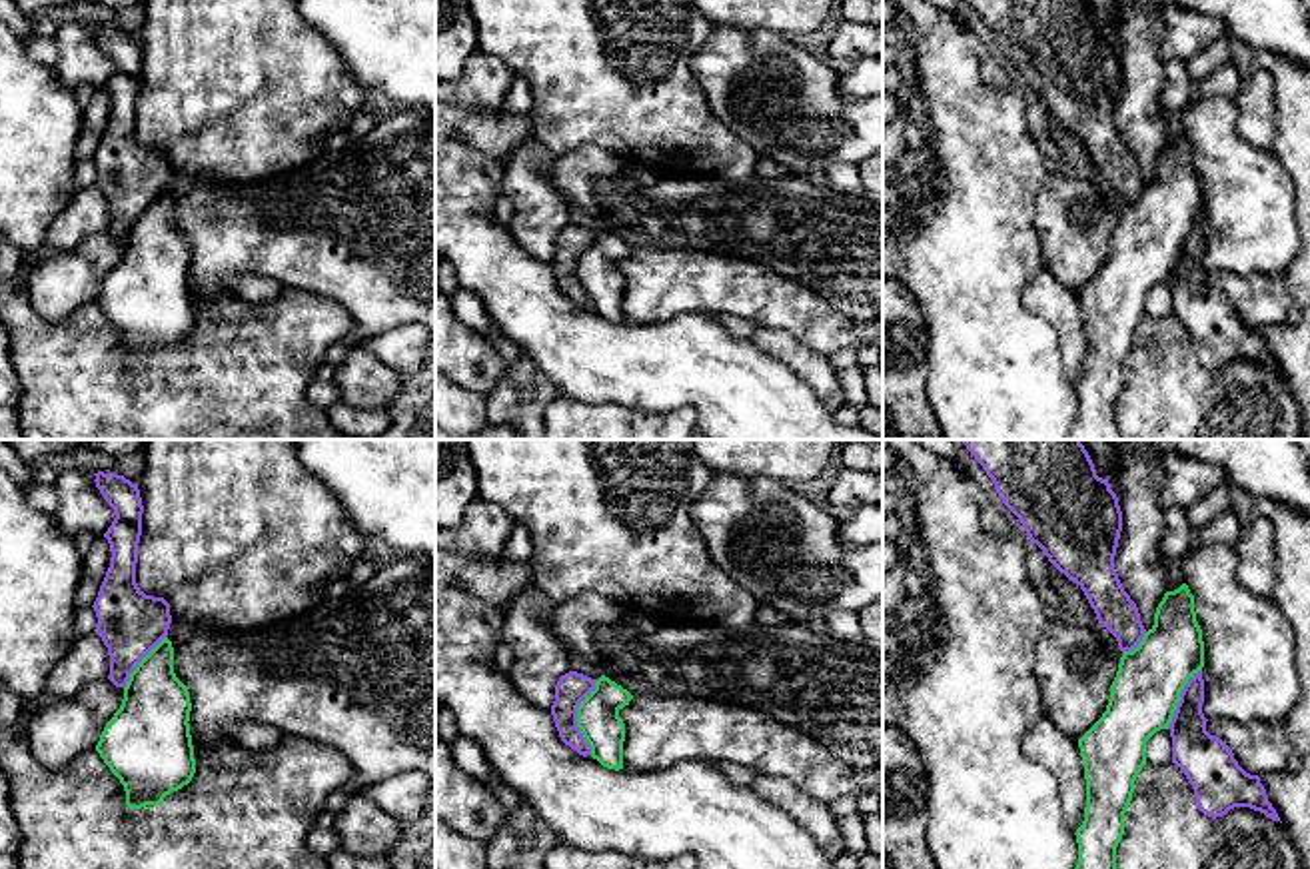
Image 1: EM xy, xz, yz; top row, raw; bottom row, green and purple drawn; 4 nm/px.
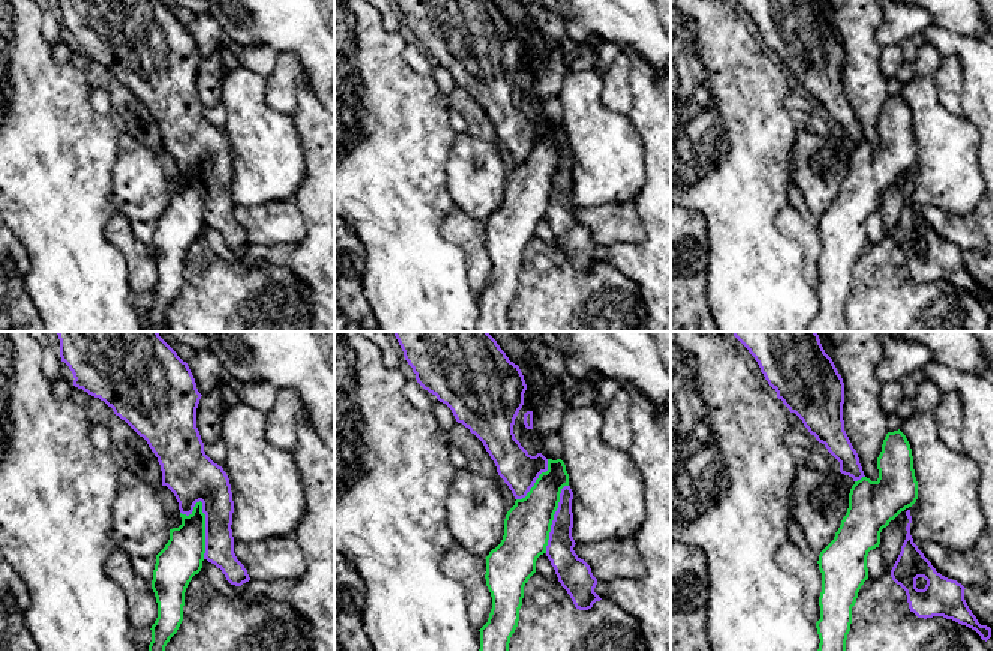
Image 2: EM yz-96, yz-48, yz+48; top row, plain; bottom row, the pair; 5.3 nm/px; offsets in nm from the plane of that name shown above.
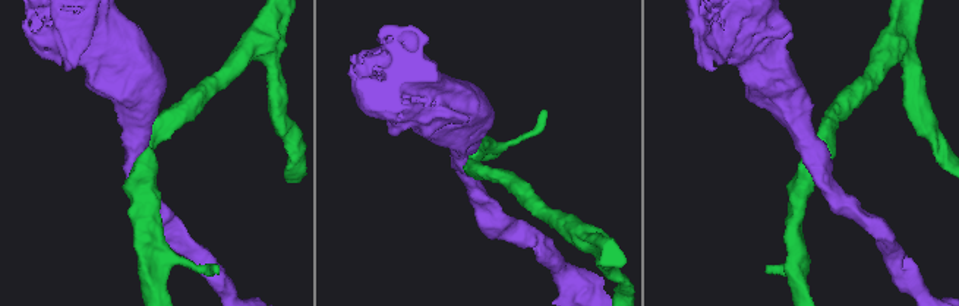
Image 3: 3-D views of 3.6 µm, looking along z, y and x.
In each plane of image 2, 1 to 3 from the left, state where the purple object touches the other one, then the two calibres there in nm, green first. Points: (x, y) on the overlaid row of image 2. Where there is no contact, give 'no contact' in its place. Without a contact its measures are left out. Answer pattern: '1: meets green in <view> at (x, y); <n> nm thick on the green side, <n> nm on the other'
1: meets green in yz-96 at (204, 530); 220 nm thick on the green side, 220 nm on the other
2: meets green in yz-48 at (552, 518); 260 nm thick on the green side, 150 nm on the other
3: meets green in yz+48 at (861, 479); 260 nm thick on the green side, 140 nm on the other

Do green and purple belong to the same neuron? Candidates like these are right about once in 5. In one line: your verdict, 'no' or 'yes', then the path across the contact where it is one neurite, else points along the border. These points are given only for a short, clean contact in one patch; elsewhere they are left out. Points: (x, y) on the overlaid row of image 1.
no

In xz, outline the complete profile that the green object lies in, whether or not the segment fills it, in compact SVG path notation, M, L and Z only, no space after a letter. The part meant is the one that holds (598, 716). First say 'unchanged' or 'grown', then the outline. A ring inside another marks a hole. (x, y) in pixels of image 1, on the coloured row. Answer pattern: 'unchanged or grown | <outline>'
unchanged | M601 675L577 707L577 727L591 747L591 757L607 769L623 769L625 723L619 711L631 699L627 689Z

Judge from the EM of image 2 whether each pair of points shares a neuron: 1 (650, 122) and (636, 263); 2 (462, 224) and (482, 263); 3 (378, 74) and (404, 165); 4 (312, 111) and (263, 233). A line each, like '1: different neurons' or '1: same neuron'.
1: same neuron
2: same neuron
3: same neuron
4: different neurons

